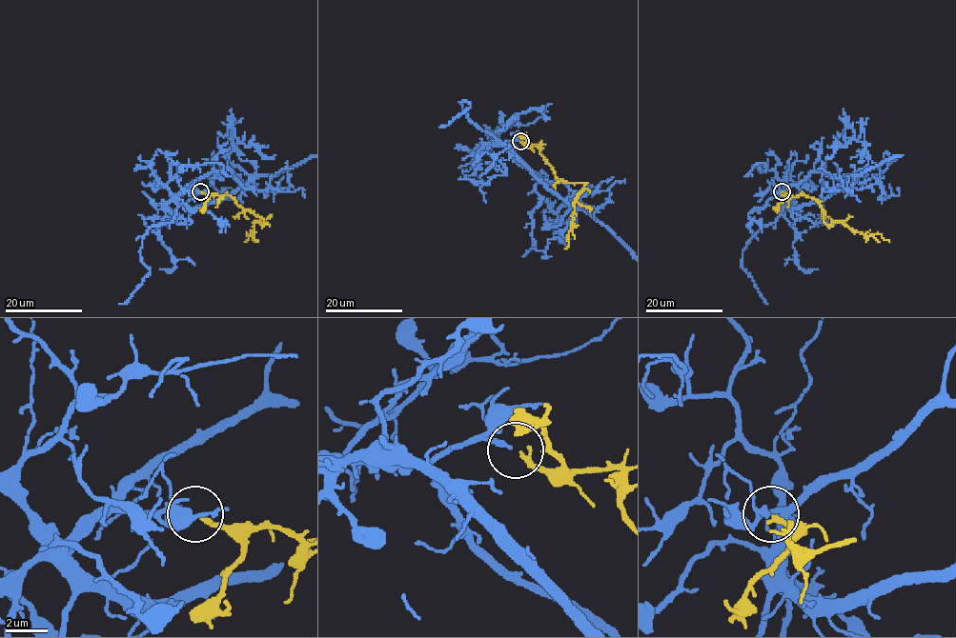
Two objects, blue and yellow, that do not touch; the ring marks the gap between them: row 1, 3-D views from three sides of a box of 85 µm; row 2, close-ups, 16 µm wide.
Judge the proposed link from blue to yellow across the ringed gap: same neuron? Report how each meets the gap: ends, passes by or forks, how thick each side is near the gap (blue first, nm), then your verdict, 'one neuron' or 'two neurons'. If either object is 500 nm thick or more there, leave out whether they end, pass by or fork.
blue ends; yellow ends; calibres 260 and 220 nm; one neuron

